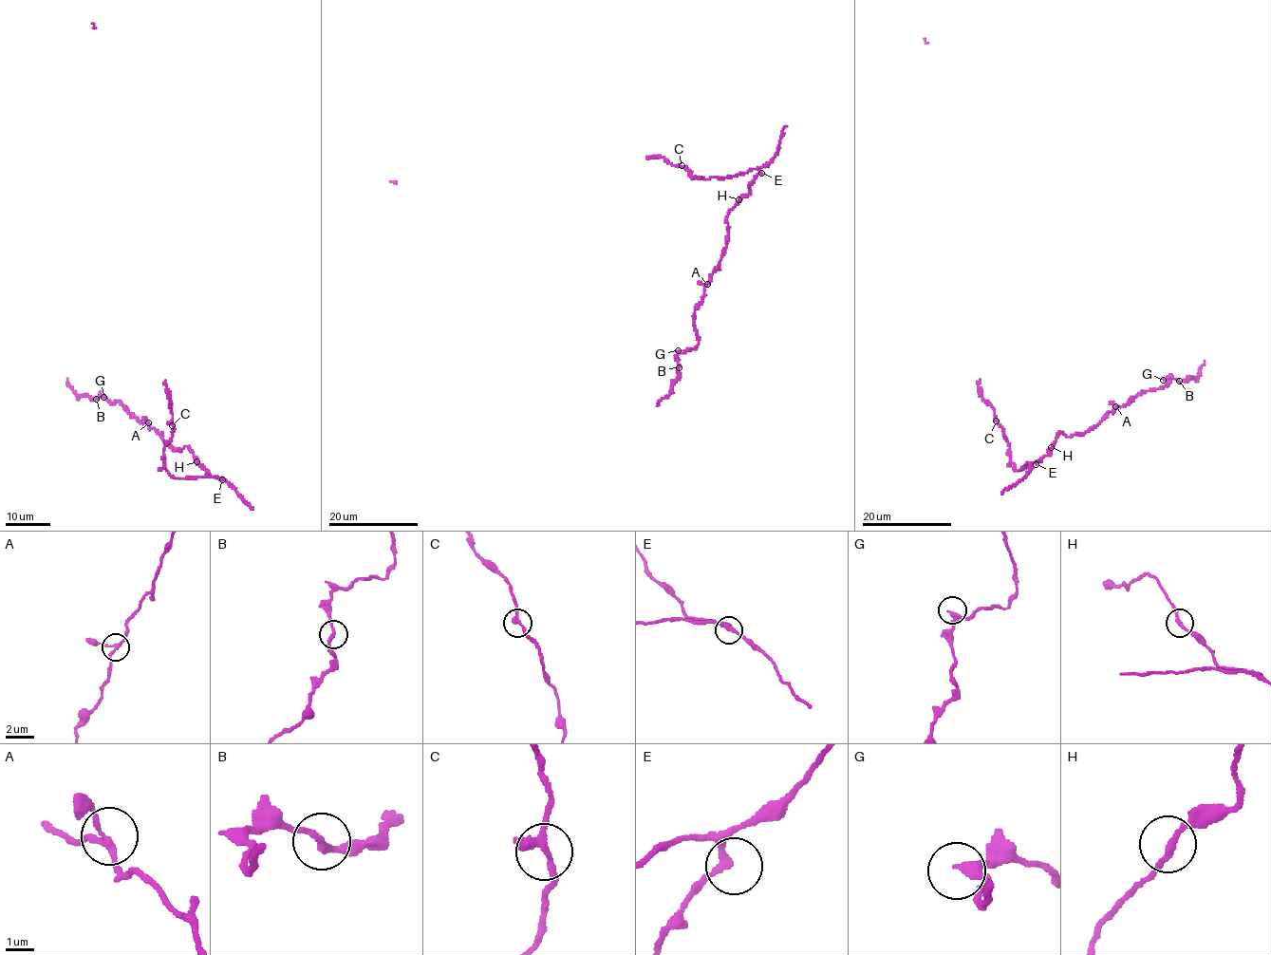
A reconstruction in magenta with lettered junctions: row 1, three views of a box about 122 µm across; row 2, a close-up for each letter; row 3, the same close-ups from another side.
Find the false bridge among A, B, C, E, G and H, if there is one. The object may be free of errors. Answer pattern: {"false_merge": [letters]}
{"false_merge": ["B"]}

